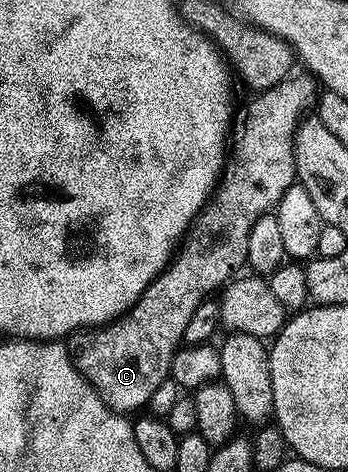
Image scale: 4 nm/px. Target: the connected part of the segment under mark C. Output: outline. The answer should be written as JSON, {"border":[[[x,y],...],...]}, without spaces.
{"border":[[[304,71],[298,73],[285,77],[274,87],[259,90],[253,96],[256,98],[241,113],[239,110],[238,120],[234,125],[234,140],[230,145],[230,156],[227,158],[216,192],[192,222],[191,229],[188,230],[168,266],[152,280],[150,287],[146,287],[146,291],[133,303],[132,308],[107,325],[82,329],[67,338],[66,344],[77,371],[90,382],[98,396],[115,413],[132,415],[143,410],[148,404],[150,395],[158,391],[163,381],[169,380],[172,360],[177,349],[184,345],[186,327],[190,324],[194,311],[245,268],[248,259],[246,243],[250,239],[254,223],[269,216],[282,199],[284,192],[297,184],[296,129],[318,100],[318,82],[315,76]]]}

